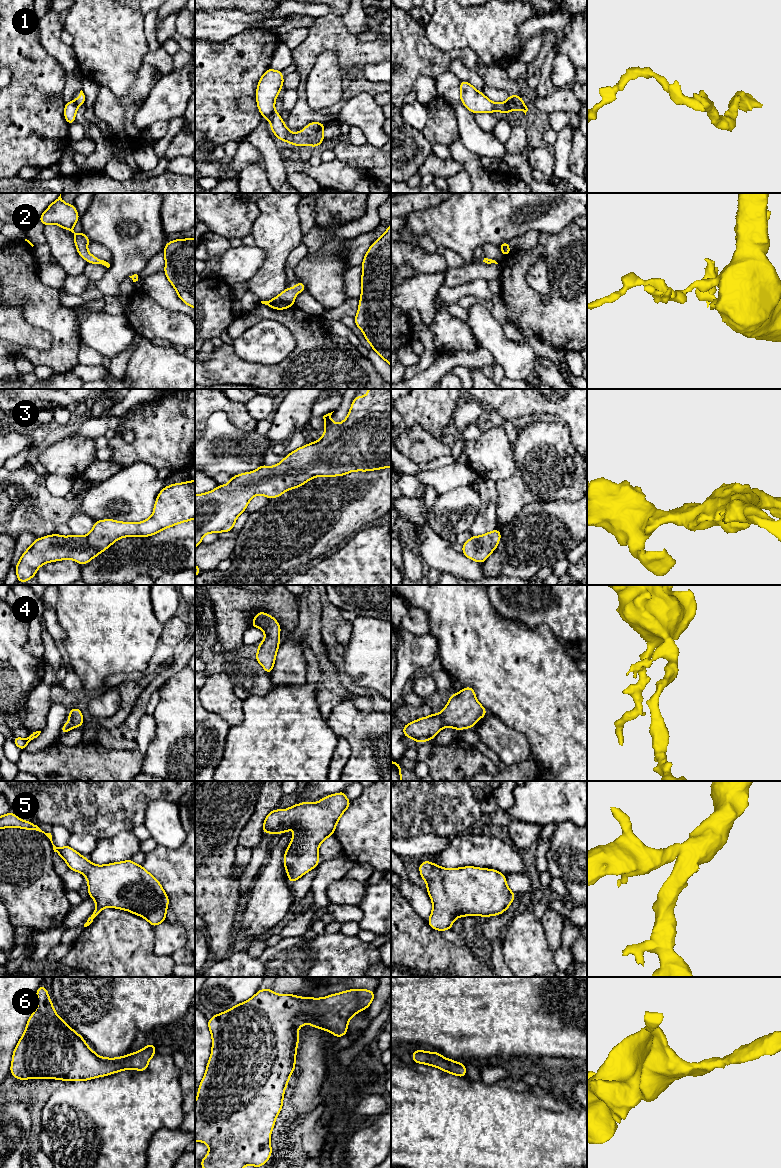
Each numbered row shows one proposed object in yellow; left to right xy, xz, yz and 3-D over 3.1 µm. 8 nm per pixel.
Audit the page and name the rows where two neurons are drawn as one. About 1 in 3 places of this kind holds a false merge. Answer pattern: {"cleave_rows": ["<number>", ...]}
{"cleave_rows": ["1"]}

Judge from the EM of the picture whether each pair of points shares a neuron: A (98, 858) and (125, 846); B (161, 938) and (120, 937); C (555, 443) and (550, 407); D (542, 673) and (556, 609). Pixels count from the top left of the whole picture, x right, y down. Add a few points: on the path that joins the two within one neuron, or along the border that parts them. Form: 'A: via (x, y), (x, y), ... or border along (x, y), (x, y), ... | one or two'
A: via (105, 852), (118, 848) | one
B: border along (153, 927), (153, 951), (157, 955), (169, 956) | two
C: border along (562, 421), (569, 430), (571, 443) | two
D: border along (528, 626), (545, 626), (558, 640) | two

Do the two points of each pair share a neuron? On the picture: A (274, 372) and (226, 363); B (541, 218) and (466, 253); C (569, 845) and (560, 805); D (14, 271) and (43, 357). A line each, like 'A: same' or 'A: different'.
A: same
B: same
C: different
D: same

